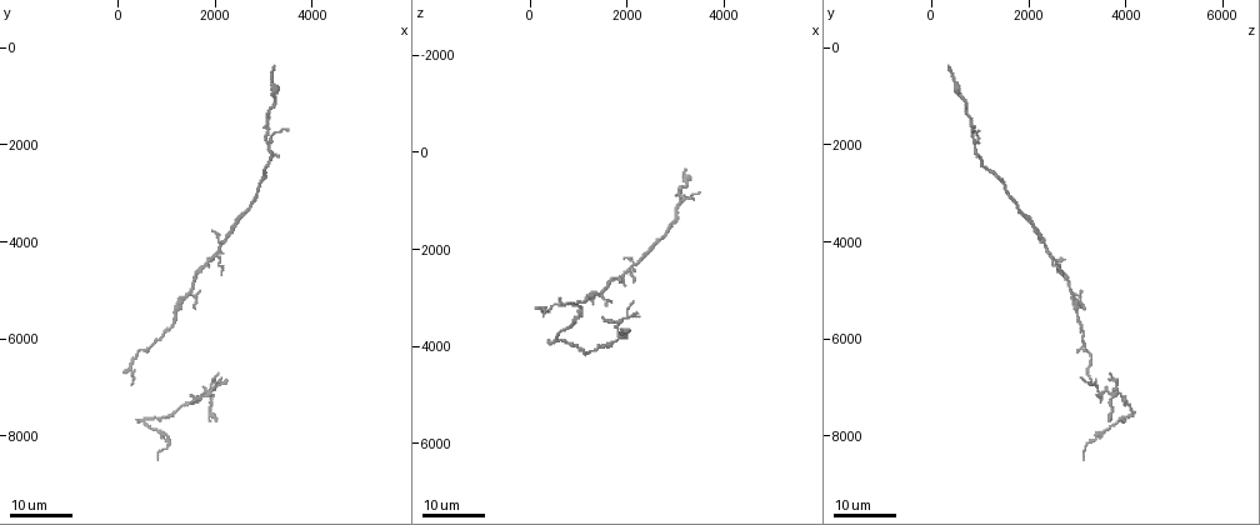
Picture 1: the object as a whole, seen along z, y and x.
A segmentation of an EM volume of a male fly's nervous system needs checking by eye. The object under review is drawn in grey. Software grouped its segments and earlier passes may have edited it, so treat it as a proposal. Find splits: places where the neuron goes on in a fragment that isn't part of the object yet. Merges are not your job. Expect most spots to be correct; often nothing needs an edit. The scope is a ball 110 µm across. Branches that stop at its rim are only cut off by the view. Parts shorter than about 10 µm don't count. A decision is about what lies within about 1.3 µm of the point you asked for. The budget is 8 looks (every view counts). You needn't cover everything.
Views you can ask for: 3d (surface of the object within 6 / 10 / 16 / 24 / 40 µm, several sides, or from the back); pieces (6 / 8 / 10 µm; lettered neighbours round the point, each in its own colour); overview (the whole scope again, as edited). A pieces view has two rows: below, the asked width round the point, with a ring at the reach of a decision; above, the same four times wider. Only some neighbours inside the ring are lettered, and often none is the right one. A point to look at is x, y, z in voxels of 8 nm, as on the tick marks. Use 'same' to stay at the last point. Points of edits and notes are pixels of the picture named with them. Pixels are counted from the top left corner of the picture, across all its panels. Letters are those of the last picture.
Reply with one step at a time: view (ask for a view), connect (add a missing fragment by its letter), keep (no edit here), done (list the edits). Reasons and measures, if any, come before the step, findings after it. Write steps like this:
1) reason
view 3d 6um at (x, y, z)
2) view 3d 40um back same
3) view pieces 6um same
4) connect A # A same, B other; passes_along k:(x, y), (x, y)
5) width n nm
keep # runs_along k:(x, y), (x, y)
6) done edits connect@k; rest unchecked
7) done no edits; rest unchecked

free end
view 3d 24um at (1550, 5350, 3200)

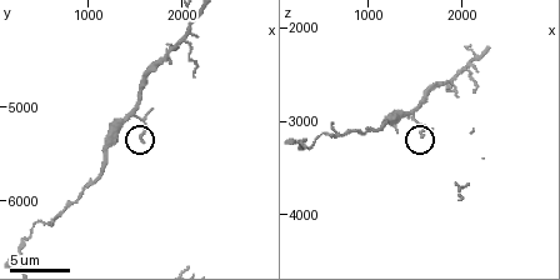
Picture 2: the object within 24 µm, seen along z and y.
view pieces 8um at (1600, 5350, 3150)

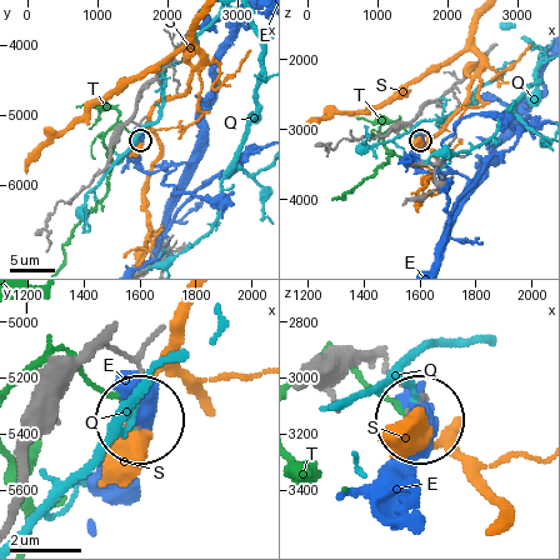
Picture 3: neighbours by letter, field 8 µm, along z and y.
keep # E other, Q other, S other, T other; no lettered fragment goes on from it

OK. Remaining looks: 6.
long arm stops here
view 3d 24um at (2100, 6800, 3100)

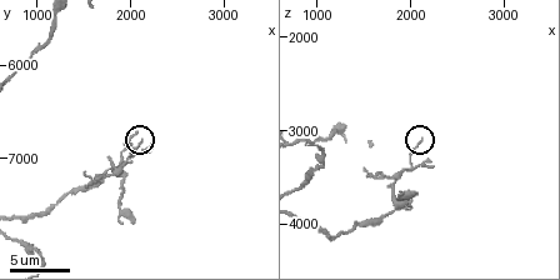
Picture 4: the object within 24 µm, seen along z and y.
what lies round it
view pieces 8um at (2100, 6850, 3100)

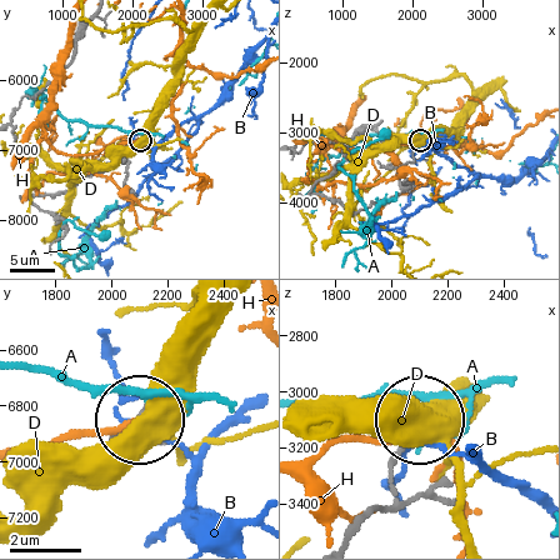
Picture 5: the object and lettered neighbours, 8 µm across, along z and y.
keep # A other, B other, D other, H other; no lettered fragment goes on from it

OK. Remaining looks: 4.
view 3d 24um at (2050, 6700, 3750)

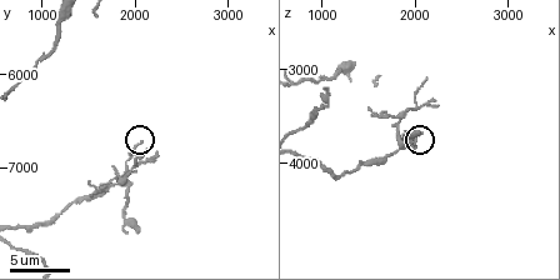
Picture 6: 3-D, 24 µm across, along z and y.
view pieces 6um same

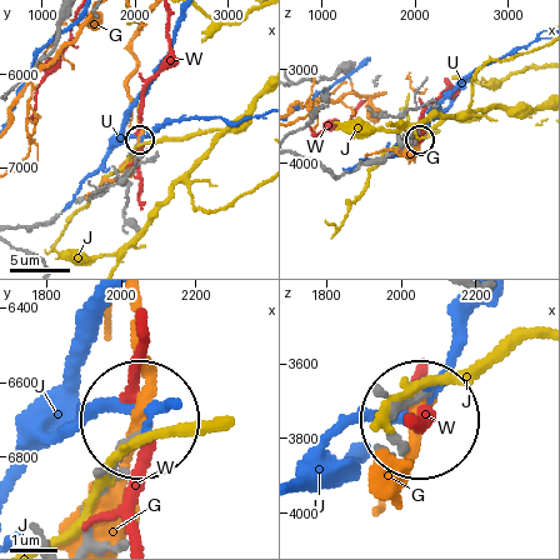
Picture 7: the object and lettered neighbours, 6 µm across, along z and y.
keep # G other, J other, U other, W other; none of them fits

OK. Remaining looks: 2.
free end
view pieces 10um at (2000, 7650, 3650)

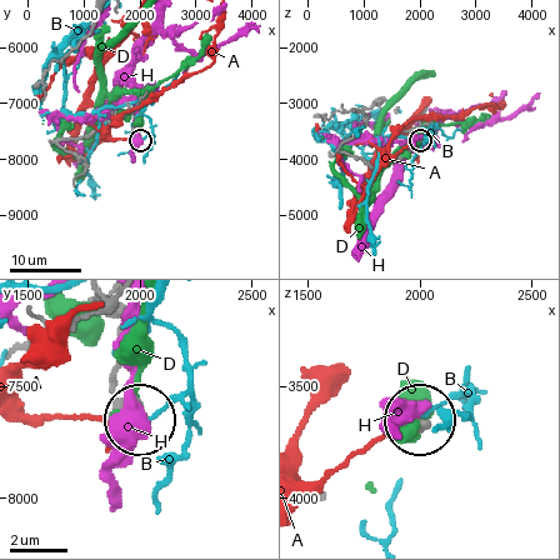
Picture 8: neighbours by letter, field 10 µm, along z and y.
keep # A other, B other, D other, H other; no lettered fragment goes on from it

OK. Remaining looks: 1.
done no edits; rest unchecked

